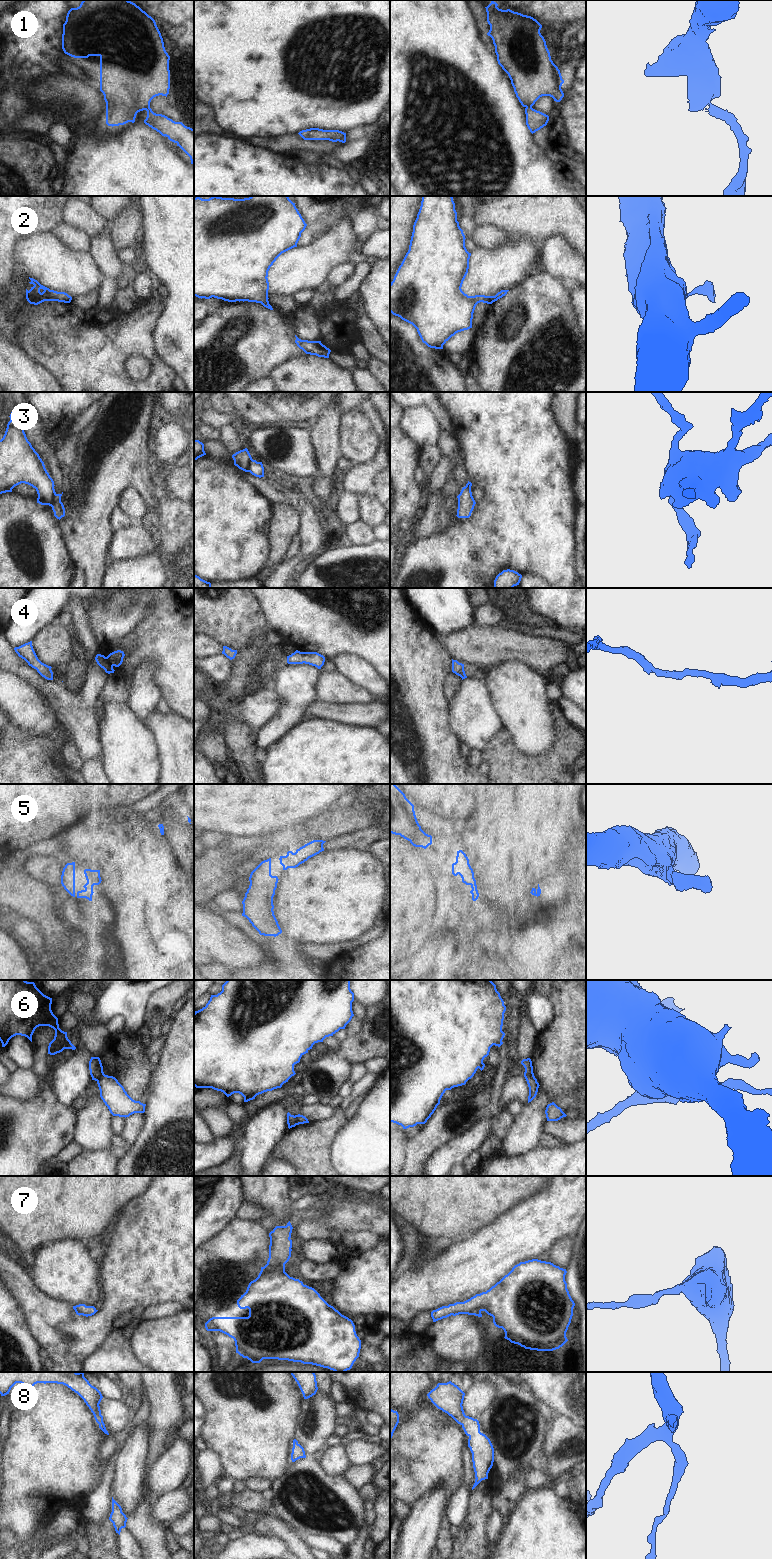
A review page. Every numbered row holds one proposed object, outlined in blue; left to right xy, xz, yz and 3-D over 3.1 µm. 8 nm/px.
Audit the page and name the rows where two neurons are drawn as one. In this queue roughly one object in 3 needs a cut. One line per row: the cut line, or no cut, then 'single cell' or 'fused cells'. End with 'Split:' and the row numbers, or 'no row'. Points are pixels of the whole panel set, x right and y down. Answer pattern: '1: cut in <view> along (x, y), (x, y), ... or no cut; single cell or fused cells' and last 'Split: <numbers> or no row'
1: cut in yz along (531, 105), (526, 107); fused cells
2: no cut; single cell
3: cut in xy along (57, 494), (51, 506); fused cells
4: no cut; single cell
5: no cut; single cell
6: cut in xz along (296, 1115), (297, 1124); fused cells
7: no cut; single cell
8: no cut; single cell
Split: 1, 3, 6

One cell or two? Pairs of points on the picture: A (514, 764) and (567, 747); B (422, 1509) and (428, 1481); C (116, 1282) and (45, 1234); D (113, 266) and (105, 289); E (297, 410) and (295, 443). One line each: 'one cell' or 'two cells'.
A: one cell
B: two cells
C: two cells
D: one cell
E: two cells

